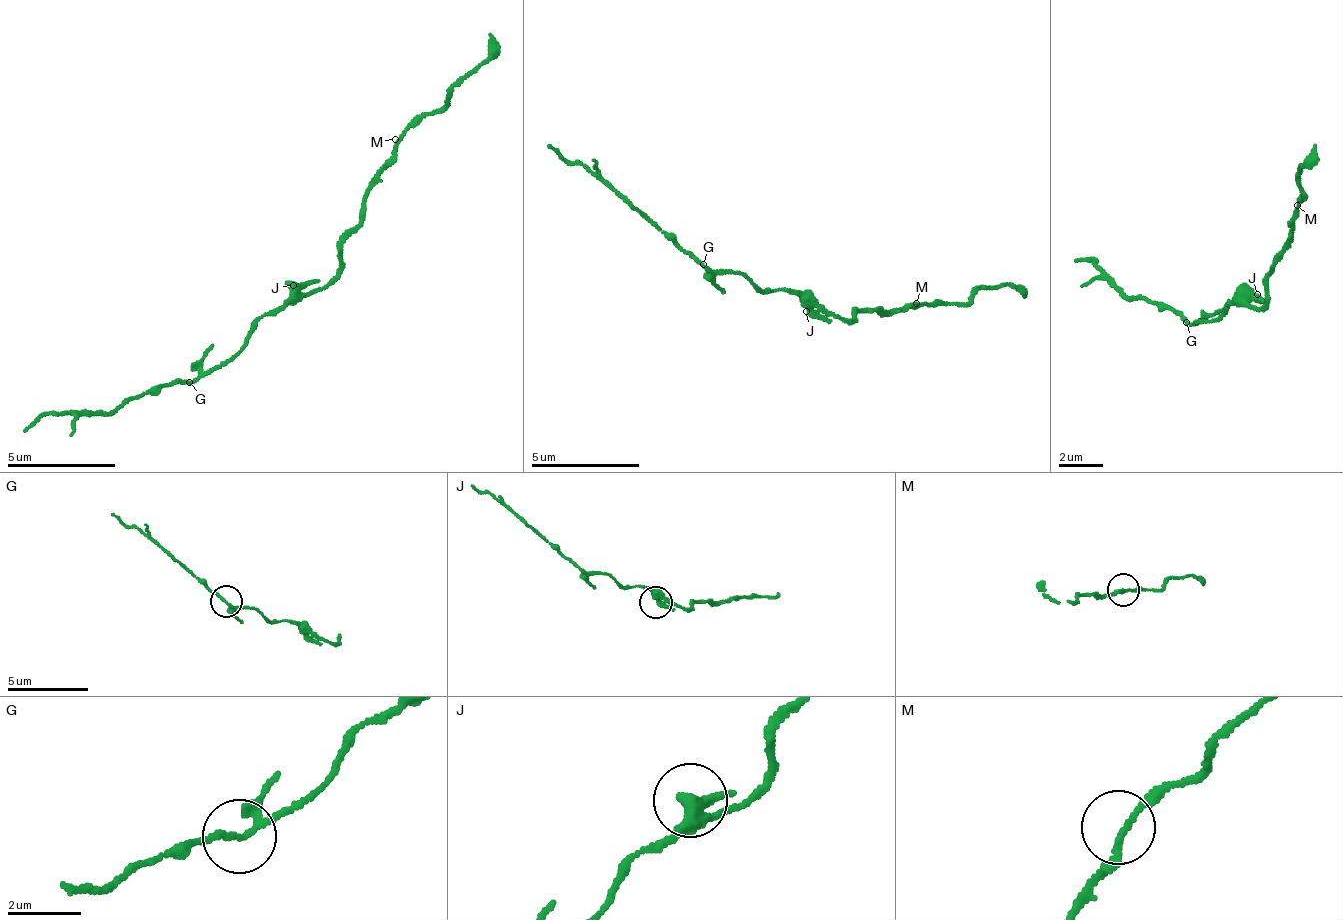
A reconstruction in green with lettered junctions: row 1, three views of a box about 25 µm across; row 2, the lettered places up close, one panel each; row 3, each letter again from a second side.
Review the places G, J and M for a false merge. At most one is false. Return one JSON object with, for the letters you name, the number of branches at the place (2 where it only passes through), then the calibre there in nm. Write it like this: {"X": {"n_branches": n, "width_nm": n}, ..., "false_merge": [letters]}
{"false_merge": []}

